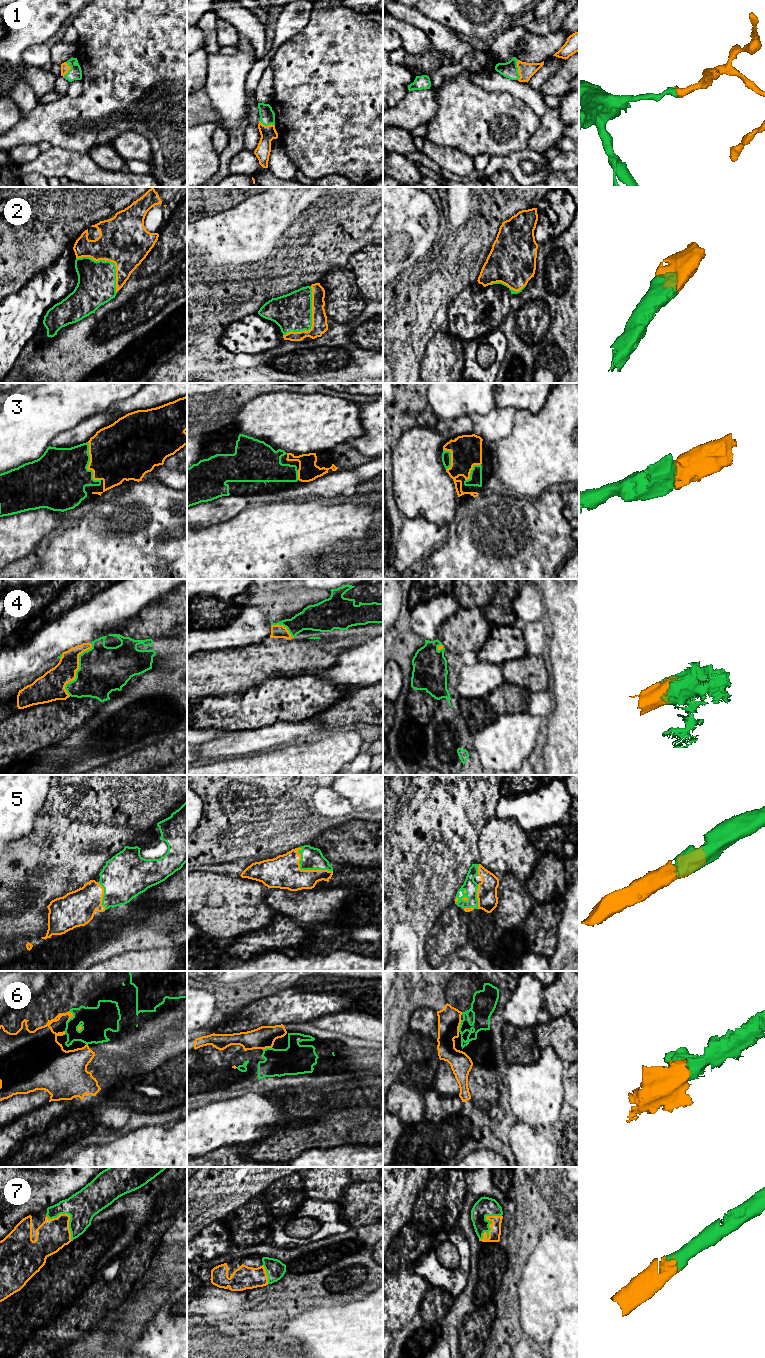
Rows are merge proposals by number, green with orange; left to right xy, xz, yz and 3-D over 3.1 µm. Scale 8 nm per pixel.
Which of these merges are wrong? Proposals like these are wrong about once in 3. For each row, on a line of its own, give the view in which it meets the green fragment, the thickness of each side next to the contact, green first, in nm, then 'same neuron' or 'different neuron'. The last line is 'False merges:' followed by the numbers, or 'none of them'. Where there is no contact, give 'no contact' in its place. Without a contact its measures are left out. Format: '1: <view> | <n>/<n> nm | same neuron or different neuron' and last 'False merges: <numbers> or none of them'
1: yz | 130/130 nm | same neuron
2: xz | 300/130 nm | same neuron
3: xy | 440/440 nm | same neuron
4: xy | 380/200 nm | same neuron
5: xz | 180/260 nm | same neuron
6: xy | 220/140 nm | same neuron
7: yz | 160/100 nm | same neuron
False merges: none of them

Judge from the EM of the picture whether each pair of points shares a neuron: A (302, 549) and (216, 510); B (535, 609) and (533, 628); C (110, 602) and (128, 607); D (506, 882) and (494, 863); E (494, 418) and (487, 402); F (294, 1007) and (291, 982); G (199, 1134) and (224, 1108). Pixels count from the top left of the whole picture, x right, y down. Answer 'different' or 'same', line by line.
A: different
B: different
C: same
D: different
E: different
F: different
G: same

